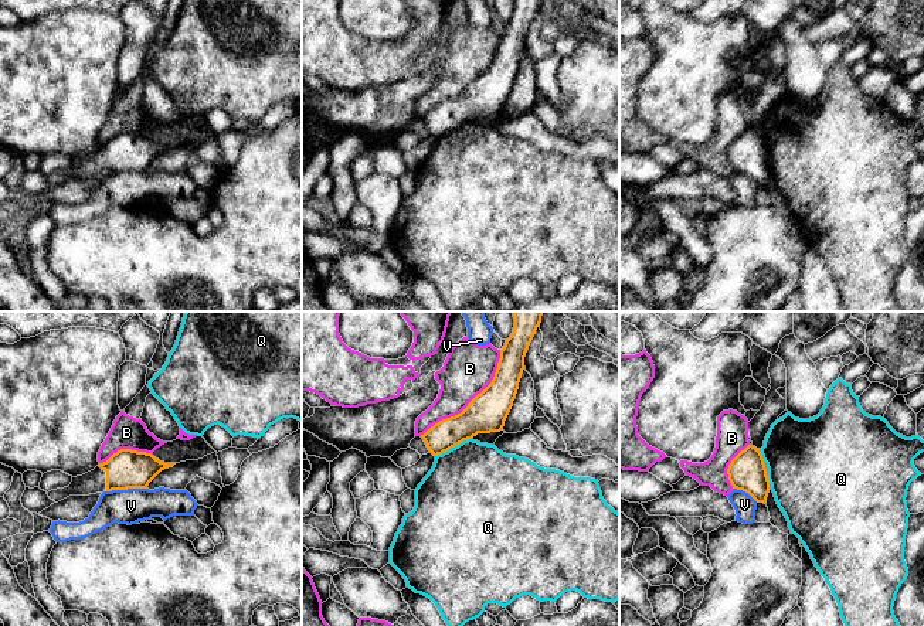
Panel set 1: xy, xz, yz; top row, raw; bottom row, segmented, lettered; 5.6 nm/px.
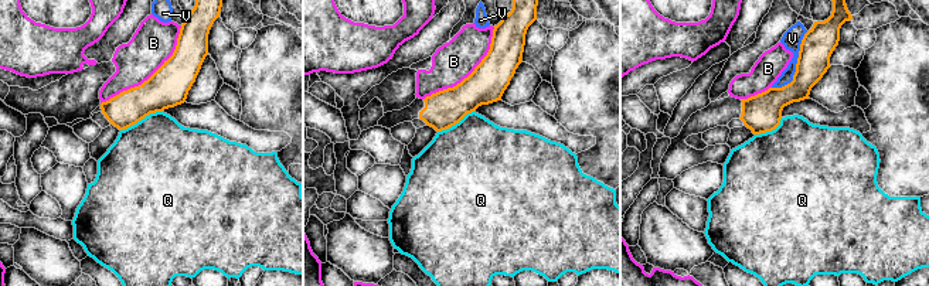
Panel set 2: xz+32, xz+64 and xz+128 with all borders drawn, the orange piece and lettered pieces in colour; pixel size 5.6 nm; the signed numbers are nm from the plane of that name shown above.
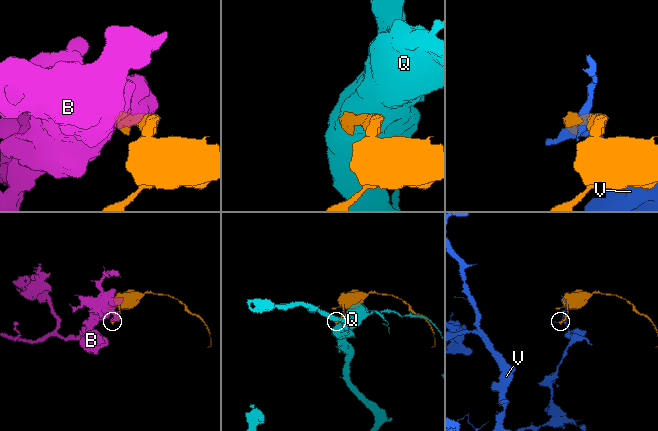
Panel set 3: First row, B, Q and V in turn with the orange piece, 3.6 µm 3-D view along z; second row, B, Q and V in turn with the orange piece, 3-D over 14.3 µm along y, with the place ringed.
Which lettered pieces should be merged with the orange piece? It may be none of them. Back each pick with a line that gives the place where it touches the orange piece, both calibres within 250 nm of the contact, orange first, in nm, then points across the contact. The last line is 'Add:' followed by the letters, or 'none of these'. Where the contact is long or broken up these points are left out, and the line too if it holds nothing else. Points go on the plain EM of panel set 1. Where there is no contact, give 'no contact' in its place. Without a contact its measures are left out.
Add: none of these

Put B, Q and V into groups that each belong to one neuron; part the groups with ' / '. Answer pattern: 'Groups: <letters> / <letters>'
Groups: B / Q / V

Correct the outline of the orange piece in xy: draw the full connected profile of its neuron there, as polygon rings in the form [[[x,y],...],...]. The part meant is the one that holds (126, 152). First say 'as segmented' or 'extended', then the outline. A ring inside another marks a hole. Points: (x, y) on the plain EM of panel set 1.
extended; [[[120,132],[94,153],[72,160],[68,170],[48,174],[55,186],[69,178],[89,178],[112,173],[147,171],[149,166],[164,152],[176,146],[164,146],[152,136]]]

